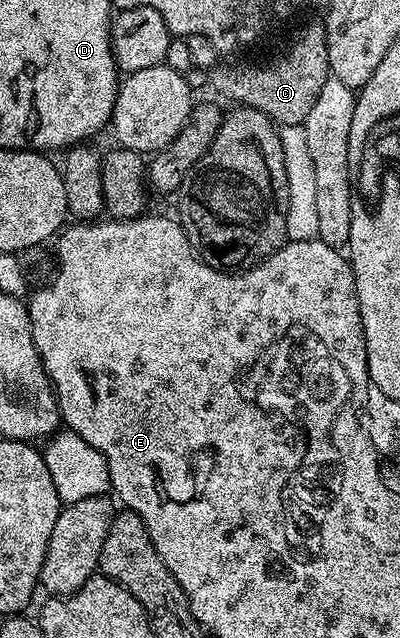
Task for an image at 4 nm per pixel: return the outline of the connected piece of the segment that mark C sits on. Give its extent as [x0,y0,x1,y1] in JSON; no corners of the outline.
[207,21,330,127]

